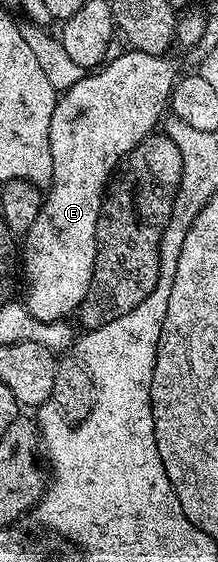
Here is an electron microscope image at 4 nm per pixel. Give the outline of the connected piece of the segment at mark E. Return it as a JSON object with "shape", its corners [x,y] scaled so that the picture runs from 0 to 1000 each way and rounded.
{"shape":[[[587,87],[468,121],[404,130],[353,149],[284,162],[257,180],[243,214],[225,221],[225,263],[243,270],[243,313],[197,354],[188,377],[151,391],[151,406],[96,423],[96,480],[124,486],[115,543],[170,569],[280,573],[358,553],[408,520],[436,475],[436,422],[445,391],[472,368],[472,349],[509,311],[596,267],[647,249],[716,237],[729,215],[775,196],[784,162],[803,157],[812,130],[780,101]]]}

